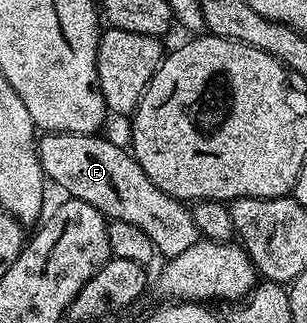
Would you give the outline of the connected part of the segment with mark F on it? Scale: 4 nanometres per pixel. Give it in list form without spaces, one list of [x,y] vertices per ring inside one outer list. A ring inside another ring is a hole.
[[[51,131],[37,140],[38,160],[47,180],[66,190],[71,199],[88,201],[107,220],[128,221],[148,233],[150,242],[159,256],[174,259],[184,249],[200,242],[198,226],[190,207],[183,200],[164,193],[140,169],[133,154],[125,146],[101,139],[101,134],[64,133]]]

